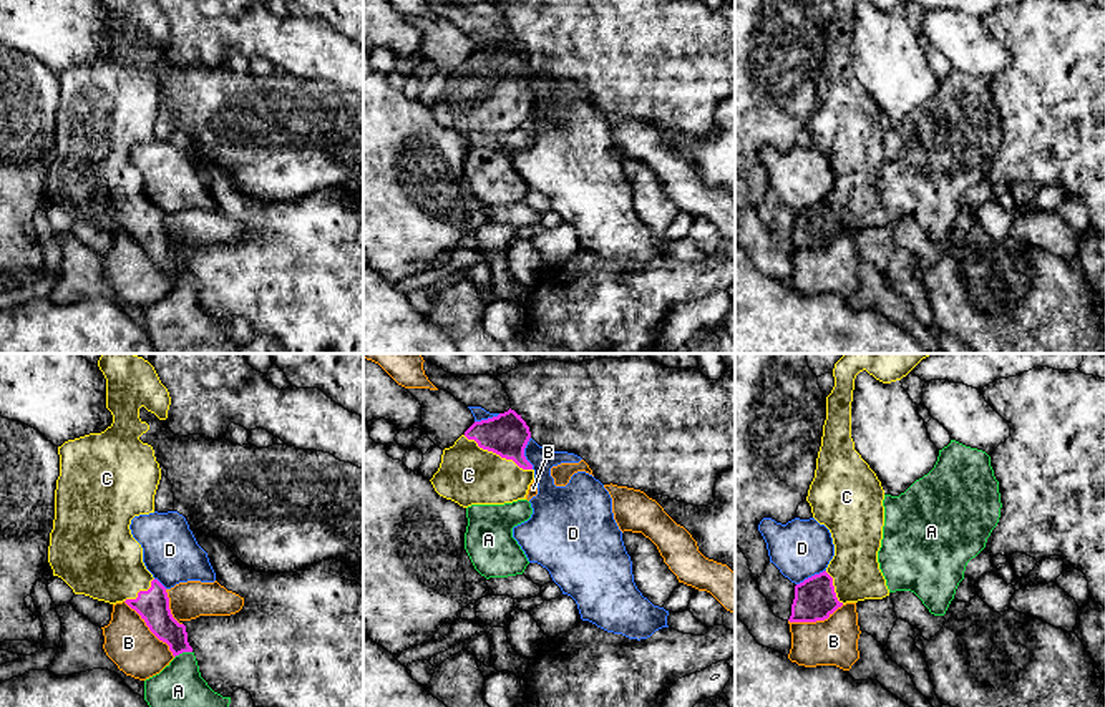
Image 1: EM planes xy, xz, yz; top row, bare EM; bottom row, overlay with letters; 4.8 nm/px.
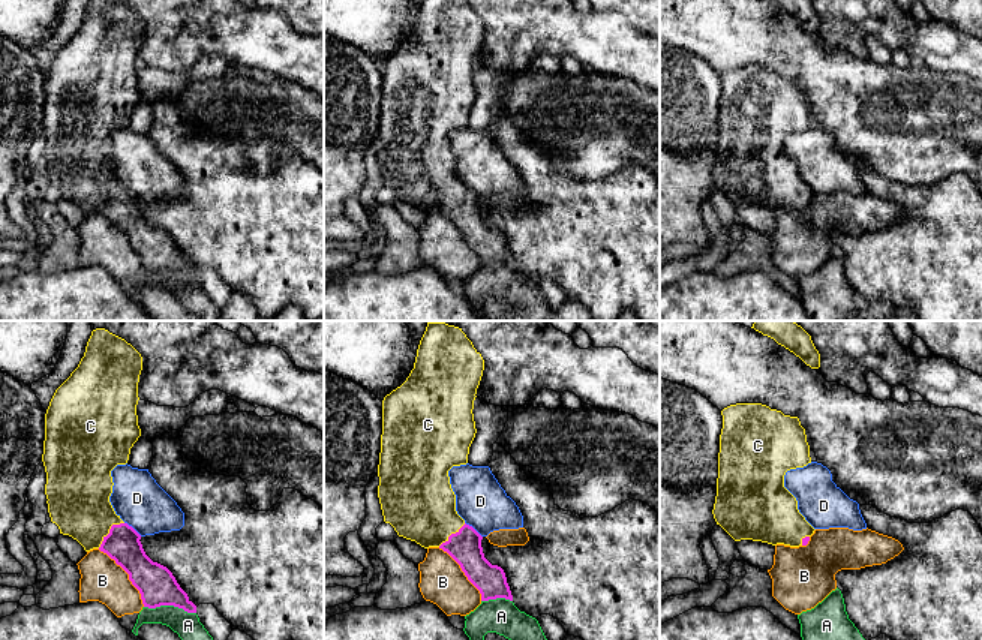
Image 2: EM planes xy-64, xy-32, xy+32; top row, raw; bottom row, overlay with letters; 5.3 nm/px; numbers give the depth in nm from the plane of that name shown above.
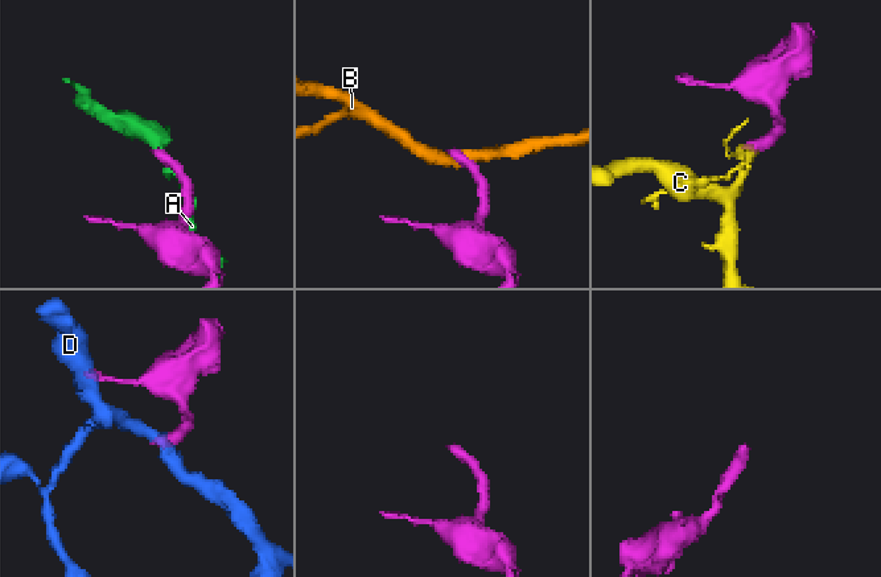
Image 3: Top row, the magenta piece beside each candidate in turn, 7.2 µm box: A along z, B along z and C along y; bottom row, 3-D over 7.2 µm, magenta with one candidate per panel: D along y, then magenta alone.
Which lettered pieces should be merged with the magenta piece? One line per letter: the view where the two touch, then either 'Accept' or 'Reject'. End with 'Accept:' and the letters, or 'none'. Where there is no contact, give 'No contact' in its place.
A: Touches magenta in xy. Reject
B: Touches magenta in xy. Reject
C: Touches magenta in xz. Accept
D: Touches magenta in xz. Reject
Accept: C

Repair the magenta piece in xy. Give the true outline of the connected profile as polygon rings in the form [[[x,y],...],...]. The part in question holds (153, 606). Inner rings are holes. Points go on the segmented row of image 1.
[[[101,354],[98,367],[106,378],[106,408],[113,423],[101,433],[90,433],[58,446],[60,476],[48,563],[53,576],[61,578],[75,594],[110,604],[124,601],[176,657],[192,652],[186,626],[173,617],[166,588],[146,569],[143,548],[129,529],[134,516],[154,513],[154,495],[161,480],[153,446],[139,440],[149,430],[139,418],[139,408],[144,407],[159,420],[166,420],[171,397],[154,367],[143,357]]]

